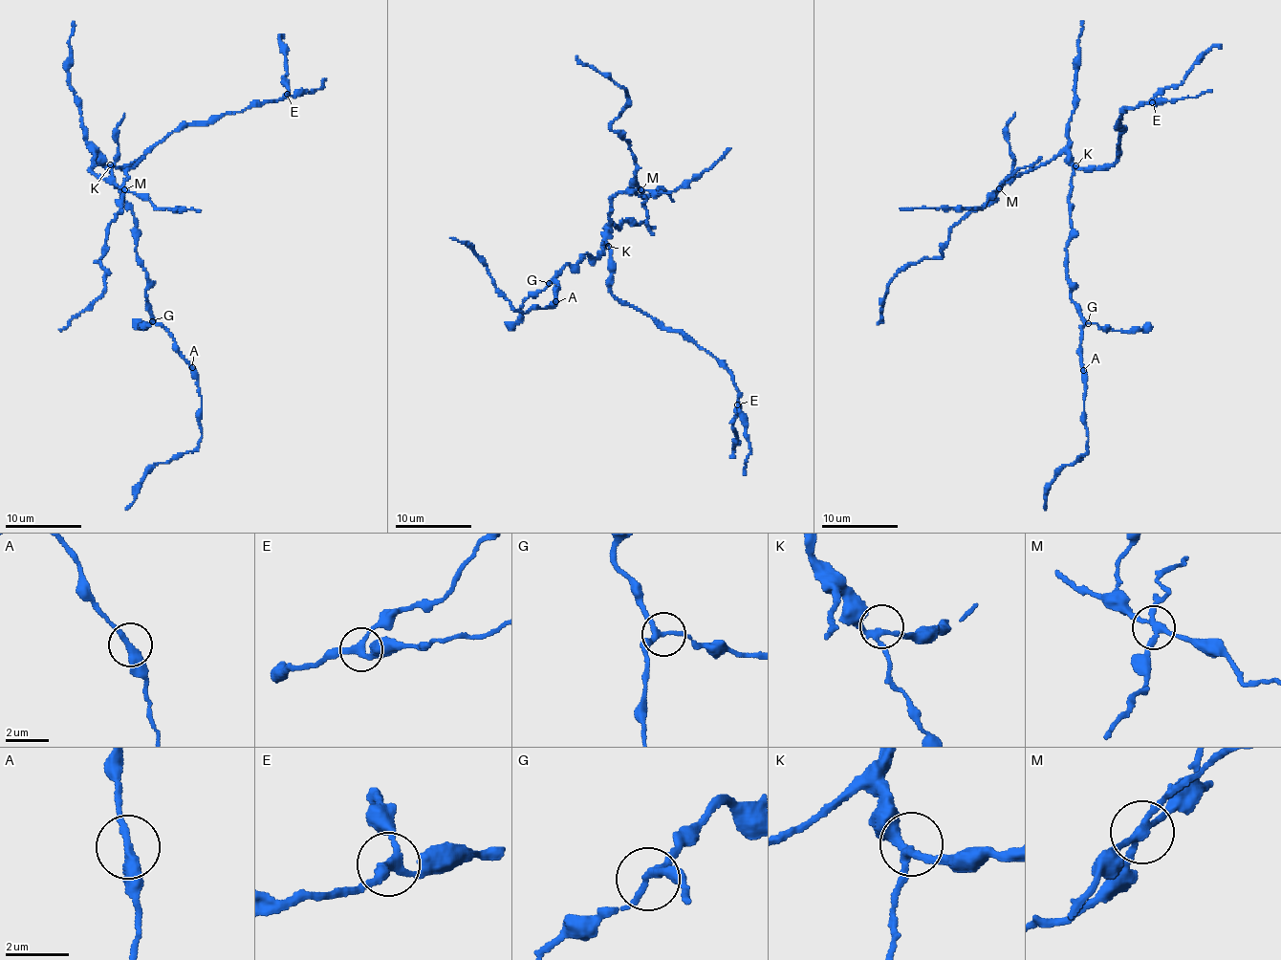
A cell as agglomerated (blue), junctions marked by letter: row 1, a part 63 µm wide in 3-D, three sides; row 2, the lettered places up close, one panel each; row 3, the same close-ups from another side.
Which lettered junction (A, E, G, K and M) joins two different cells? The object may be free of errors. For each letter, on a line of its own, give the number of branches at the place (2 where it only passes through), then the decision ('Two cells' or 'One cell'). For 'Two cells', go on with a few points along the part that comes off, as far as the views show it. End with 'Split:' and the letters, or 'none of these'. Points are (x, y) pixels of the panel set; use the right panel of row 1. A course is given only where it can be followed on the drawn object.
A: Branches: 2. One cell
E: Branches: 3. One cell
G: Branches: 3. One cell
K: Branches: 3. One cell
M: Branches: 4. Two cells. Course of the part to remove: (999, 188), (990, 202), (978, 209), (971, 209), (951, 229), (941, 256), (921, 259), (891, 280), (878, 322)
Split: M

